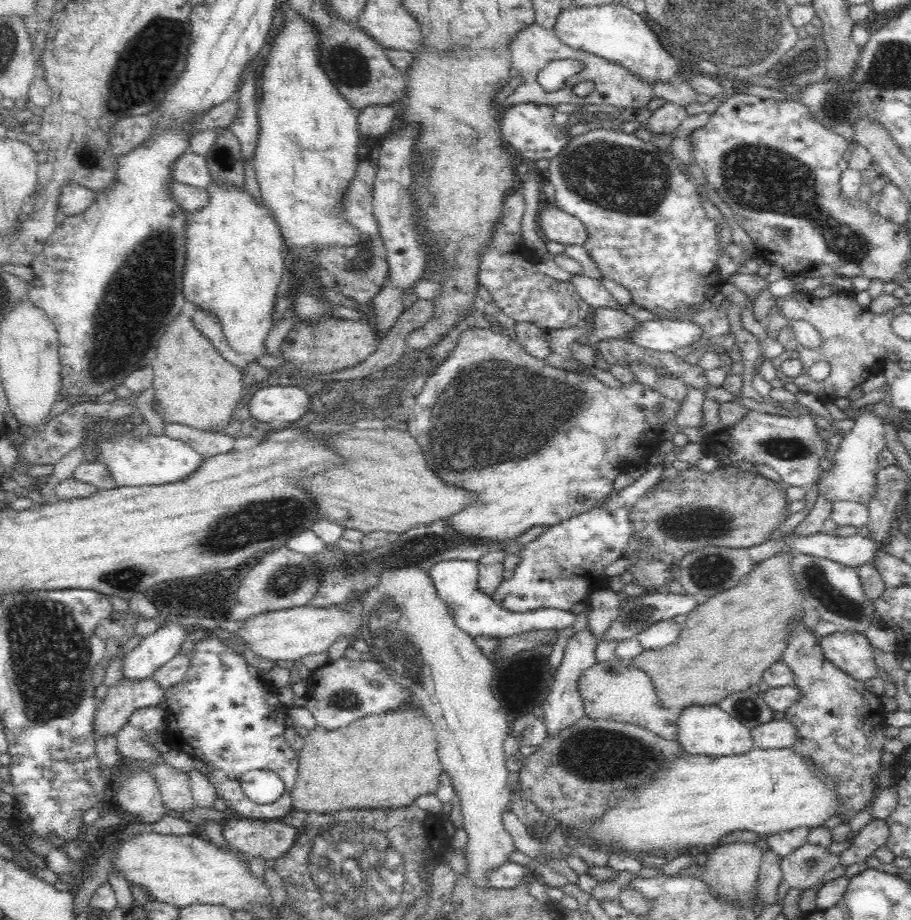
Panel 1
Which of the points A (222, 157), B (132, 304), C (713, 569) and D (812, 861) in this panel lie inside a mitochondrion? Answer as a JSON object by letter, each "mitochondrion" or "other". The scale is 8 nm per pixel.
{"A":"other","B":"mitochondrion","C":"mitochondrion","D":"mitochondrion"}

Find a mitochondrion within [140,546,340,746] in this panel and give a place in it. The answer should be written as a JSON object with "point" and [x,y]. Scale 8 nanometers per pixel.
{"point":[291,580]}

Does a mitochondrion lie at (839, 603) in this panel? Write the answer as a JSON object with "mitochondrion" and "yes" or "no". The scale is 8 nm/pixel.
{"mitochondrion":"yes"}

